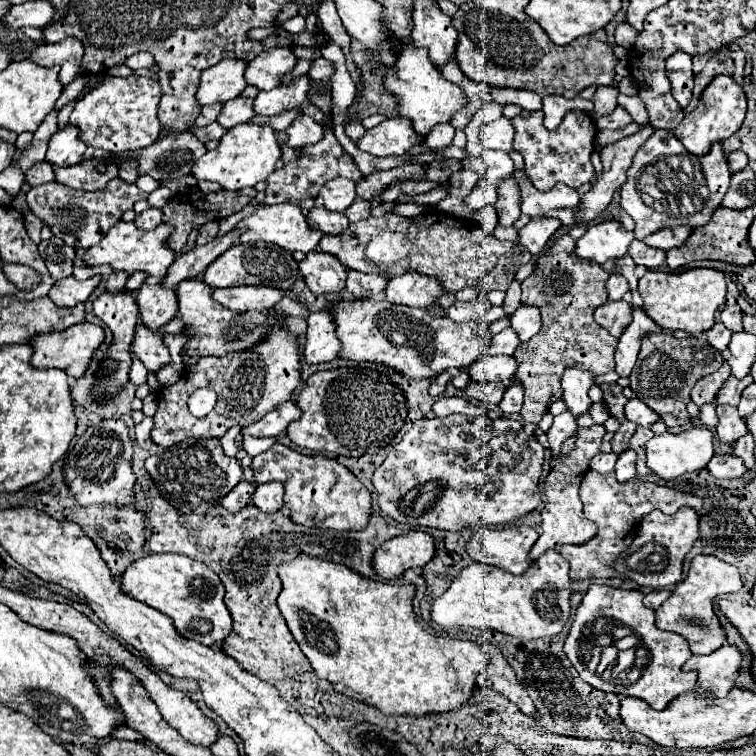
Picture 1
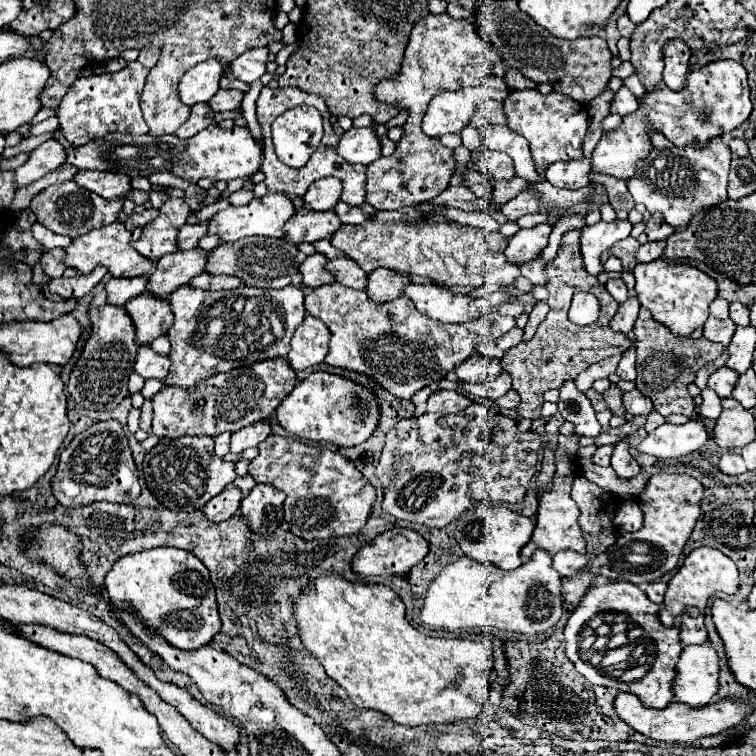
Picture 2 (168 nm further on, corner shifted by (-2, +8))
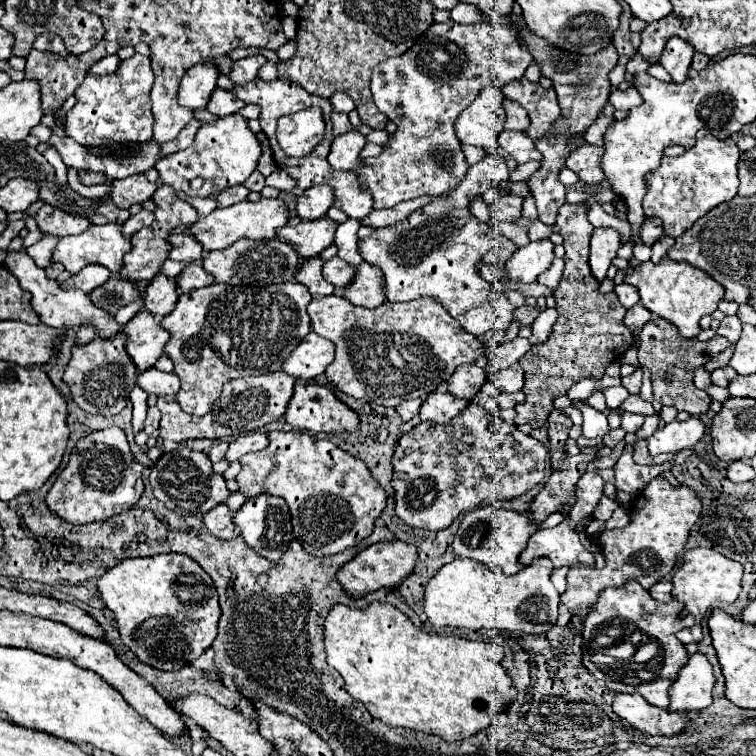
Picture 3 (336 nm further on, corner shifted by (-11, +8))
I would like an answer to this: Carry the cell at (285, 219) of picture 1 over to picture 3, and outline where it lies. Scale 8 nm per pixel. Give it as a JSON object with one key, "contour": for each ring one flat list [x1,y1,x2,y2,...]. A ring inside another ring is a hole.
{"contour":[[261,199,257,203,251,201,241,201,225,209,213,209,207,217,201,217,197,223,191,225,191,233,195,235,197,241,201,241,205,251,213,249,225,249,233,245,237,239,273,239,277,237,277,229,287,225,289,221,289,207,285,205,283,199]]}

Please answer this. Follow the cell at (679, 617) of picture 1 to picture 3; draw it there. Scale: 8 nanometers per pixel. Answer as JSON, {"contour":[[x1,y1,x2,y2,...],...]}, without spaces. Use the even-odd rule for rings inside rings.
{"contour":[[691,549,683,557,683,567,673,575,673,599,685,605,683,613,693,617,705,617,709,609,723,603,725,593,741,593,743,567,737,561,727,559,725,555,713,549]]}

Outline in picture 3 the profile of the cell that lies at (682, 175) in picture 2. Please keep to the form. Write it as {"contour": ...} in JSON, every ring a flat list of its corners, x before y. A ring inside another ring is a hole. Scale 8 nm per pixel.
{"contour":[[707,129,697,133,695,147,679,157,663,157,657,171,647,175,647,193,643,197,643,211,647,217,663,219,665,235,683,235,703,213,709,213,723,201,737,195,739,187,739,147,729,139,715,139]]}

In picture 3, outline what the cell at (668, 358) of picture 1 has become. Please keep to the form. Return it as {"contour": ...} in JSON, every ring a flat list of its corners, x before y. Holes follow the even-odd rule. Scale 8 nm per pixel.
{"contour":[[661,317,647,321,639,335,639,365,651,371,653,395,661,405,671,405,677,411,687,411,693,417,703,415,709,409,711,397,705,391,699,391,693,383,693,371,709,361,709,357,719,355,729,347,729,341,715,335,713,339,701,343,699,339,685,339,679,335,677,327]]}

